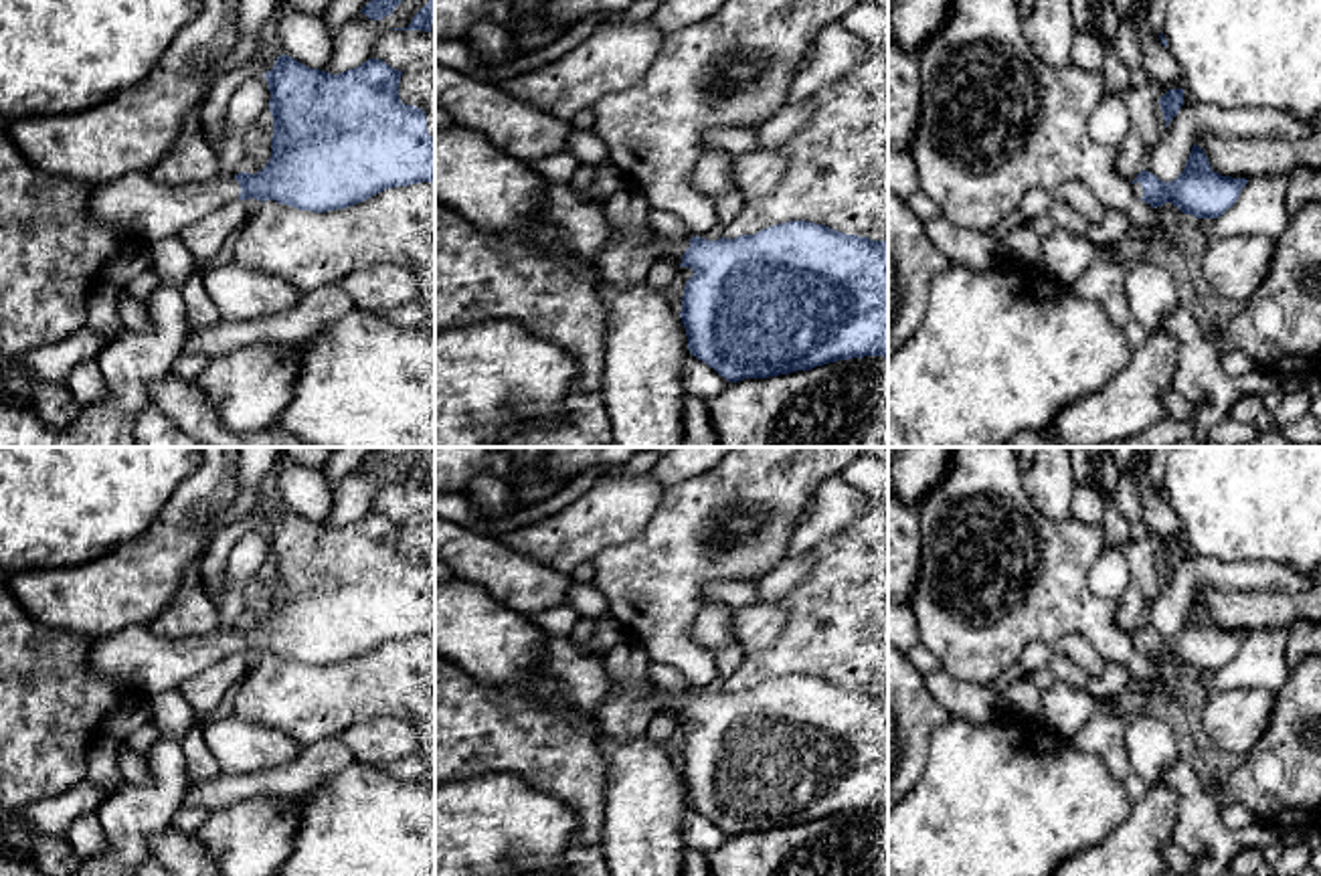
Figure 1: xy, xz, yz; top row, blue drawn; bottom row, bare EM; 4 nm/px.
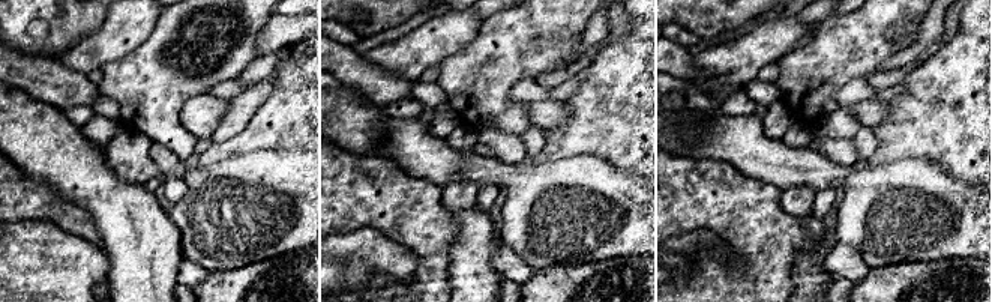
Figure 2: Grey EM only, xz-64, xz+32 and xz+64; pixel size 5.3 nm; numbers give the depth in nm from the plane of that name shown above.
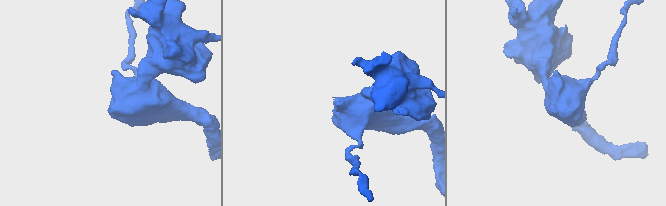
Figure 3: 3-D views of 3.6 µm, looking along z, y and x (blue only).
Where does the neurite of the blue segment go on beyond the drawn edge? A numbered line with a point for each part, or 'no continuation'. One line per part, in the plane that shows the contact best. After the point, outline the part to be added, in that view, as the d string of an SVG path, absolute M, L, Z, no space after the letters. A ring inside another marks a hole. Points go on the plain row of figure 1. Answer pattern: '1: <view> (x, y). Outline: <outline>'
1: xz (672, 703). Outline: M653 688L655 694L659 694L664 698L664 706L659 708L657 714L670 714L680 718L682 716L682 708L686 706L686 702L690 700L690 694L674 694L662 688Z

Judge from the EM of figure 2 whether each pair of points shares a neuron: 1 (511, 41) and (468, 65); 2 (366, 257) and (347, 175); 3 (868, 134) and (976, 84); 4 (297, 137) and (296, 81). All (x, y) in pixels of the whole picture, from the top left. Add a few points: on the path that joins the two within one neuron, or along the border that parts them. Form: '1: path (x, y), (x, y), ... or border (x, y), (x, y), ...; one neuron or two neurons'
1: path (500, 51), (497, 54), (486, 54), (479, 62); one neuron
2: border (335, 232), (375, 227), (393, 242); two neurons
3: border (872, 128), (877, 137), (877, 149), (863, 163); two neurons
4: path (297, 123), (297, 95); one neuron

